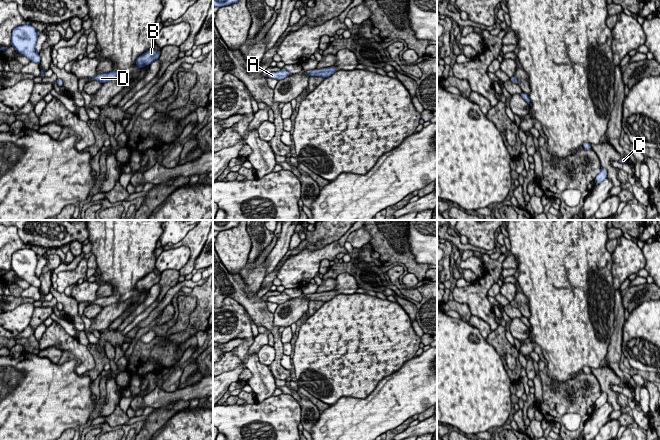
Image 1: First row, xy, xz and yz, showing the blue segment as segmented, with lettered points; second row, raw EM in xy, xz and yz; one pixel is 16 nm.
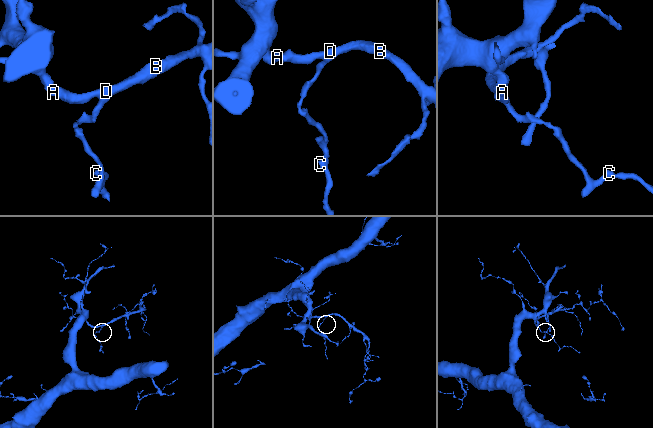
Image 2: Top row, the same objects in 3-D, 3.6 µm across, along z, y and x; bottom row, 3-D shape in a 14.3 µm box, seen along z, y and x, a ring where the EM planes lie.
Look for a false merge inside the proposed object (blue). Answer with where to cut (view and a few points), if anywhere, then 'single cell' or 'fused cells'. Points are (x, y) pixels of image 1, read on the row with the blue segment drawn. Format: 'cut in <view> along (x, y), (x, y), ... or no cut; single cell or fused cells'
no cut; single cell

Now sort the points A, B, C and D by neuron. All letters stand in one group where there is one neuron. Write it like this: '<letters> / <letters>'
A B C D

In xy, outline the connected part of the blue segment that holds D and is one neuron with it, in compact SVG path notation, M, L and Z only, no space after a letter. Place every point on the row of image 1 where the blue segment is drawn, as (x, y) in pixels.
M112 70L112 71L107 72L107 73L97 74L95 77L90 78L89 81L96 80L96 81L99 81L103 84L103 83L106 83L108 81L117 79L118 76L119 76L119 71Z

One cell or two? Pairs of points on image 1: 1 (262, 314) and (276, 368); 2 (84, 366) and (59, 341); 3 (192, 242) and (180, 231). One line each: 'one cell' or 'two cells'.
1: one cell
2: one cell
3: two cells

